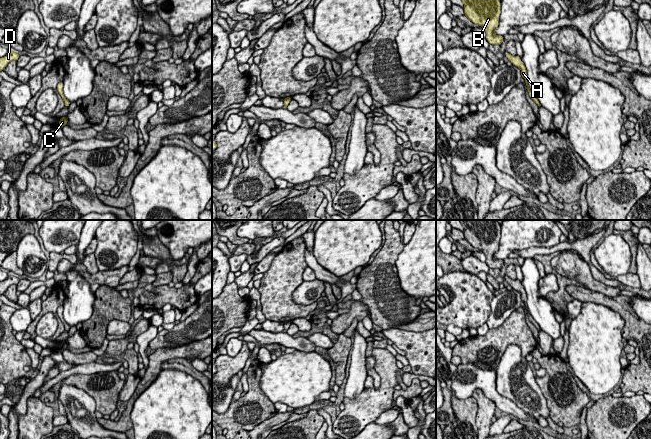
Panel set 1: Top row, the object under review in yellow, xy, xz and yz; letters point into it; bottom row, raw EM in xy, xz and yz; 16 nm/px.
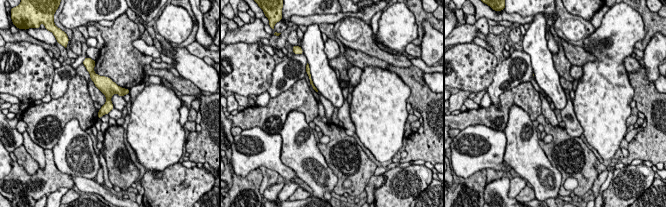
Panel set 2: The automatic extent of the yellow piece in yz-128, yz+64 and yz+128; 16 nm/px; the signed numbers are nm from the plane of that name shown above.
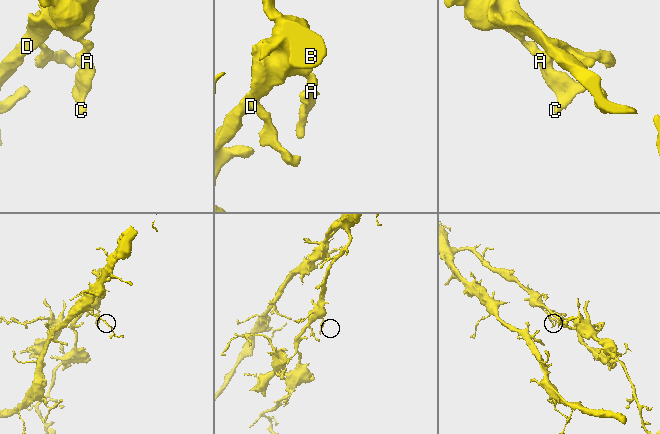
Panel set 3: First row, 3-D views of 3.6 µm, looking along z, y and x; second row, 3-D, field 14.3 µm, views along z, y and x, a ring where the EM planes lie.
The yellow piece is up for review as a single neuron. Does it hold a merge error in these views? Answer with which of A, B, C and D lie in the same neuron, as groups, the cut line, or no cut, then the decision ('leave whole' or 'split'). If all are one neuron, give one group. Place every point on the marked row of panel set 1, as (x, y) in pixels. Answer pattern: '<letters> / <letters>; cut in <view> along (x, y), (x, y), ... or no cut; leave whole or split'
A B C D; no cut; leave whole

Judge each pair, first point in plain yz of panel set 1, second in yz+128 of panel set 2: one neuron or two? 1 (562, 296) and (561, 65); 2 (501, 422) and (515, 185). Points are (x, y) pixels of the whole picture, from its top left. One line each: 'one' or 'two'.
1: one
2: one

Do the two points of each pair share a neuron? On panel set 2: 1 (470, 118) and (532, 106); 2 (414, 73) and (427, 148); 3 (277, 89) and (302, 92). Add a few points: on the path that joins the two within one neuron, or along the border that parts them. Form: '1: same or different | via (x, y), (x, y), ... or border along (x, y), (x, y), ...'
1: same | via (485, 116), (497, 115), (512, 100), (517, 100)
2: same | via (420, 92), (421, 97), (431, 107), (431, 129)
3: different | border along (304, 76), (286, 90), (271, 98)

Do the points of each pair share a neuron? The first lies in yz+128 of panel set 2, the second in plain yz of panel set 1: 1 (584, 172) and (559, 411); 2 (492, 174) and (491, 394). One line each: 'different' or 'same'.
1: same
2: different

